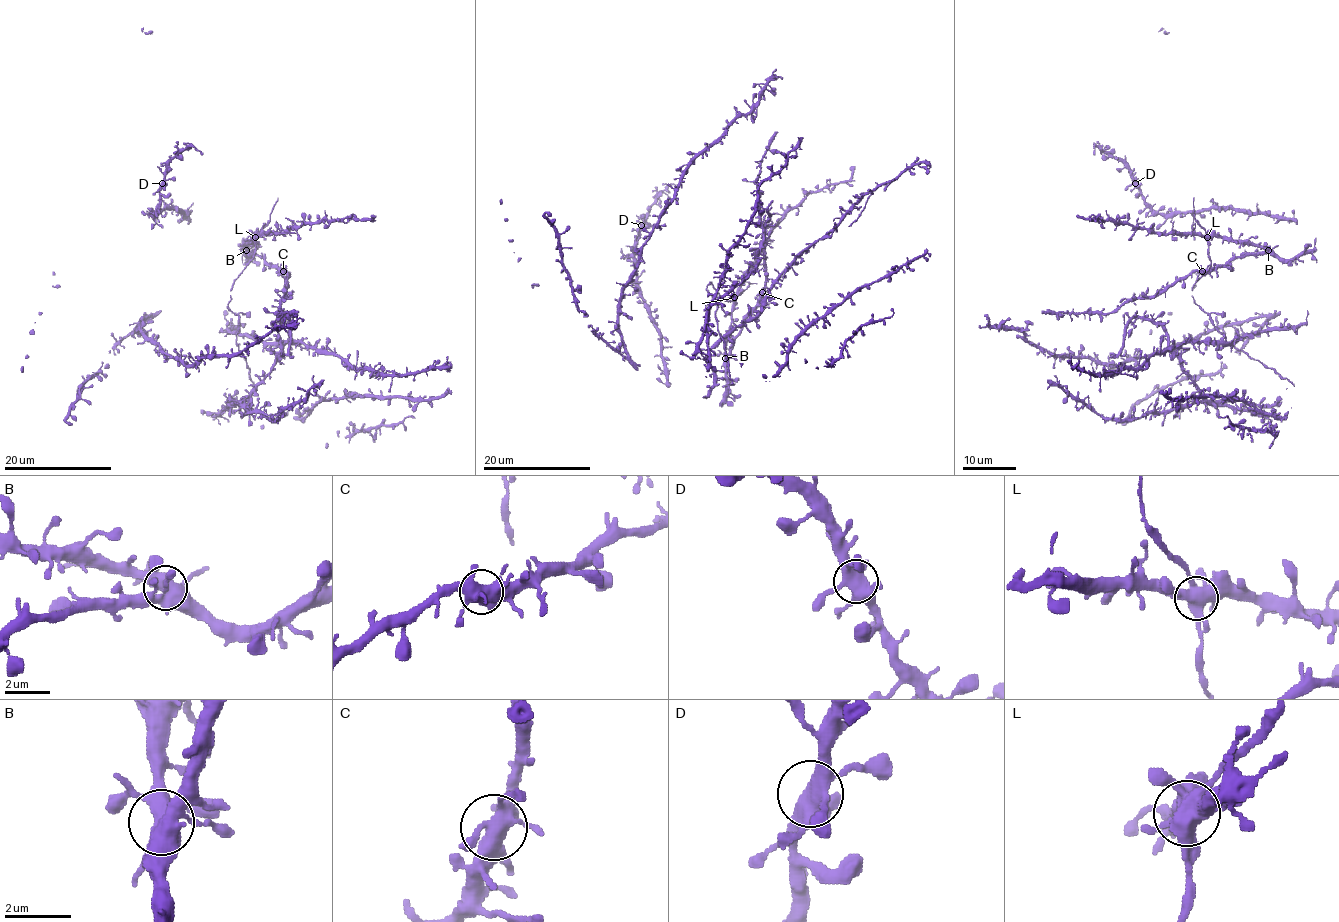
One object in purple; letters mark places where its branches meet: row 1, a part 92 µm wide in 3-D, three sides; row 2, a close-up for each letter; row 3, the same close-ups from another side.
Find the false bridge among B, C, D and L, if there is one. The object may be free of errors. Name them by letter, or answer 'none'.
none

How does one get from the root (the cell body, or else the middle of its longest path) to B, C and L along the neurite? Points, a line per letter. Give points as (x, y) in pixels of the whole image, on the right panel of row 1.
B: (1122, 303), (1140, 297), (1157, 297), (1195, 271), (1215, 270), (1230, 259), (1258, 255), (1268, 250)
C: (1122, 303), (1140, 297), (1157, 297), (1178, 281), (1202, 271)
L: (1122, 303), (1140, 297), (1157, 297), (1195, 271), (1215, 270), (1230, 259), (1258, 255), (1264, 250), (1207, 236)

